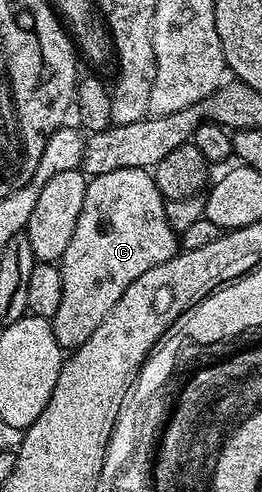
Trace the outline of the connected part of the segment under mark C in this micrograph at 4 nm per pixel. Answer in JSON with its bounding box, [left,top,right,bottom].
[50,168,180,350]

